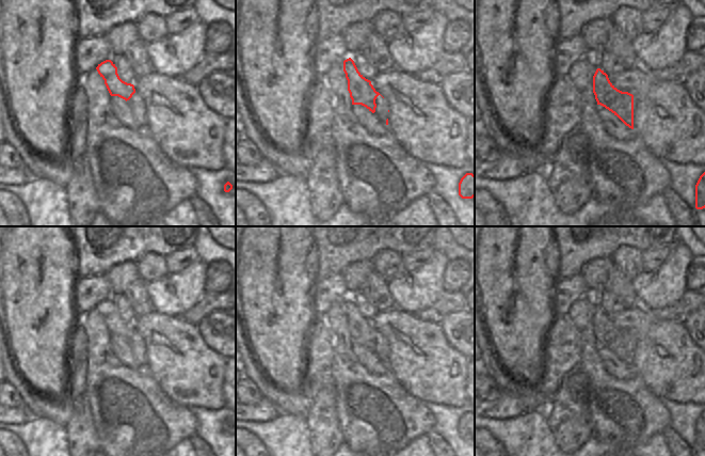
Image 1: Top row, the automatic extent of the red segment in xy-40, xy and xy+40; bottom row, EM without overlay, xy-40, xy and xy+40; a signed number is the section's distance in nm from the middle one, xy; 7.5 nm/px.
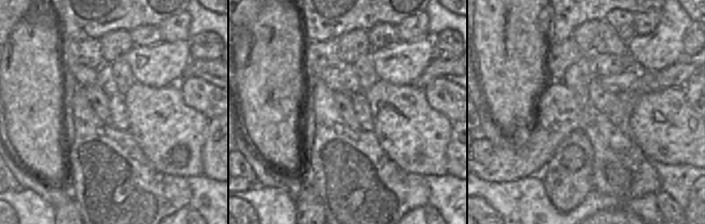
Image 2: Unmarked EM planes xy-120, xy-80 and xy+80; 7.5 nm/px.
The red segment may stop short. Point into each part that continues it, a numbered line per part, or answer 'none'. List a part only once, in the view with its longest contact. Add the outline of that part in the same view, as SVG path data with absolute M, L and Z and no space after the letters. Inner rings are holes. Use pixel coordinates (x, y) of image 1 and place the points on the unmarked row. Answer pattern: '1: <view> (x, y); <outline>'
none

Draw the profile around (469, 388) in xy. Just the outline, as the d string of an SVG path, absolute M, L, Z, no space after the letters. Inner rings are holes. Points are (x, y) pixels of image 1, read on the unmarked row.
M475 358L469 359L467 364L467 383L465 386L465 394L470 406L475 406Z

